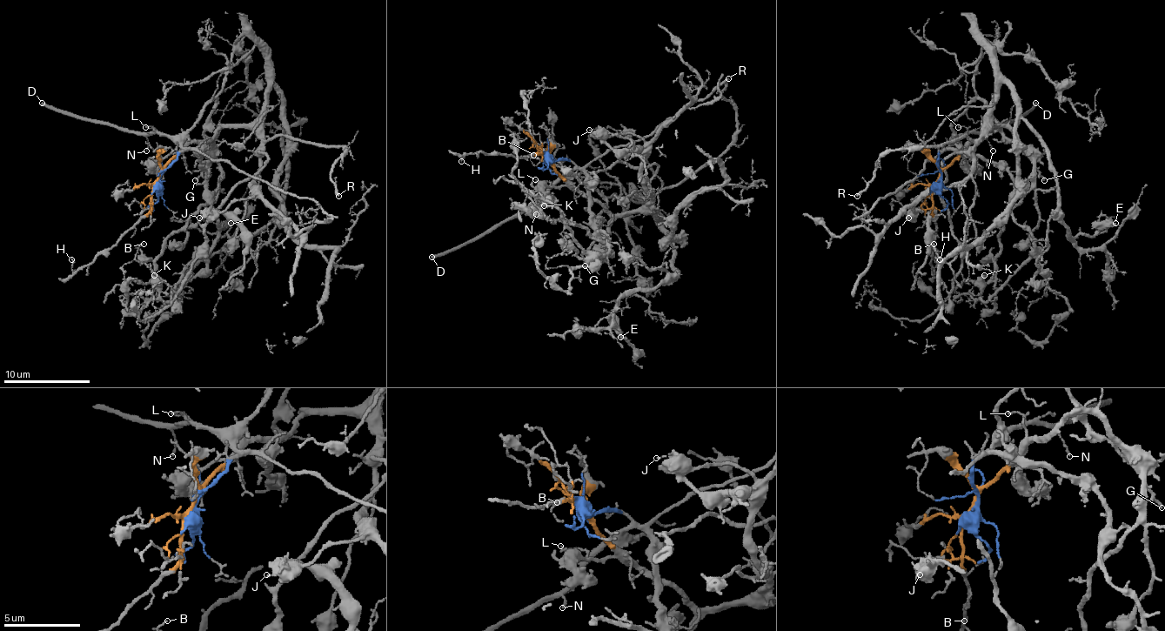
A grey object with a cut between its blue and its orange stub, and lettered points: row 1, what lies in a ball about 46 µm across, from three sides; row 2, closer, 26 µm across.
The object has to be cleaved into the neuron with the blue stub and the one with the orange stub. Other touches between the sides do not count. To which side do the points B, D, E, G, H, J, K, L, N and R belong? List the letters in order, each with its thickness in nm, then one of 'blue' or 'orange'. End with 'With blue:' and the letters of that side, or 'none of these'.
B: calibre 100 nm; orange
D: calibre 300 nm; blue
E: calibre 280 nm; orange
G: calibre 130 nm; orange
H: calibre 150 nm; orange
J: calibre 80 nm; orange
K: calibre 550 nm; blue
L: calibre 110 nm; blue
N: calibre 110 nm; blue
R: calibre 220 nm; orange
With blue: D, K, L, N

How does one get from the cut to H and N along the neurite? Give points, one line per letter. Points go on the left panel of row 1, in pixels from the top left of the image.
H: (157, 182), (154, 185), (151, 207), (115, 244), (74, 271), (71, 259)
N: (157, 182), (184, 149), (166, 137), (154, 134), (147, 137), (147, 151)

